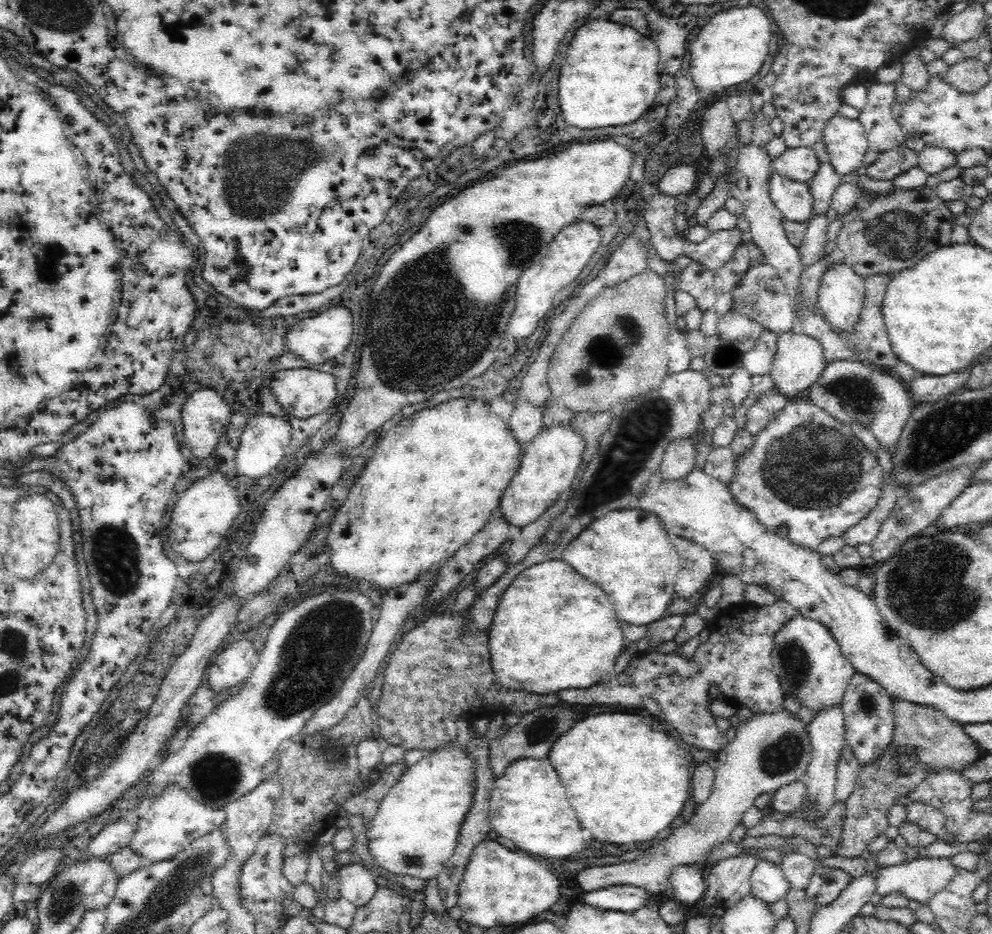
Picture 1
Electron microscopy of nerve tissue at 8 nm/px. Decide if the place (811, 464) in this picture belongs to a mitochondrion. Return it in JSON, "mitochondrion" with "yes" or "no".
{"mitochondrion":"yes"}

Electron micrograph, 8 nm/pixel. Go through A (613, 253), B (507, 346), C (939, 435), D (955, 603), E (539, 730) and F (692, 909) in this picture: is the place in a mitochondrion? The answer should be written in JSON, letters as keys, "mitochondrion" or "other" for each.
{"A":"other","B":"other","C":"mitochondrion","D":"mitochondrion","E":"mitochondrion","F":"other"}

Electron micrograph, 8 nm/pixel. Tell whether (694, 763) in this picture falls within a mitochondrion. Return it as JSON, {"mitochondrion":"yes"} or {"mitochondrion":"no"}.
{"mitochondrion":"no"}

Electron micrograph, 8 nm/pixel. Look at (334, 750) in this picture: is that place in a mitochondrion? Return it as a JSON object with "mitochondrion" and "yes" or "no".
{"mitochondrion":"yes"}

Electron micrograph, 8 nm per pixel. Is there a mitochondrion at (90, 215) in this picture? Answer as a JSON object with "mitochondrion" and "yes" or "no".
{"mitochondrion":"no"}

